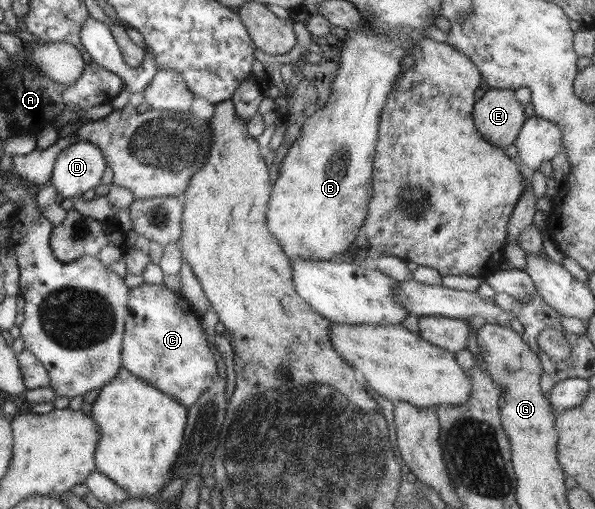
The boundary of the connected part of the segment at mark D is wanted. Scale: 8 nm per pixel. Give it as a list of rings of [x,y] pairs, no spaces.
[[[78,141],[66,146],[57,157],[50,184],[64,198],[76,200],[101,184],[105,166],[106,158],[99,147]]]

